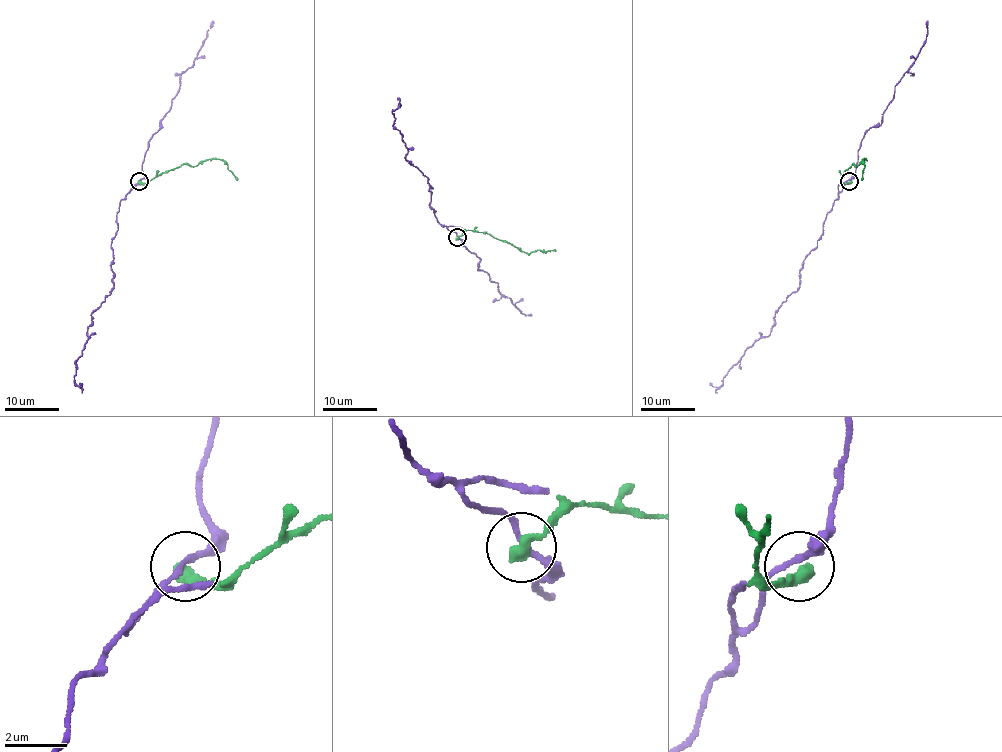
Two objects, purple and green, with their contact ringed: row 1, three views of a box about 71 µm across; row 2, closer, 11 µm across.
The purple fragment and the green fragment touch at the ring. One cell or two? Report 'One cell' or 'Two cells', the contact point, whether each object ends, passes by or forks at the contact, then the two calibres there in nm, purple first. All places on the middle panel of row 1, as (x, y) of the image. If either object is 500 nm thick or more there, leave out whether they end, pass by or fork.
One cell. Place: (457, 237). At the ring purple passes by. At the ring green ends. Thickness 160 nm (purple) against 460 nm

